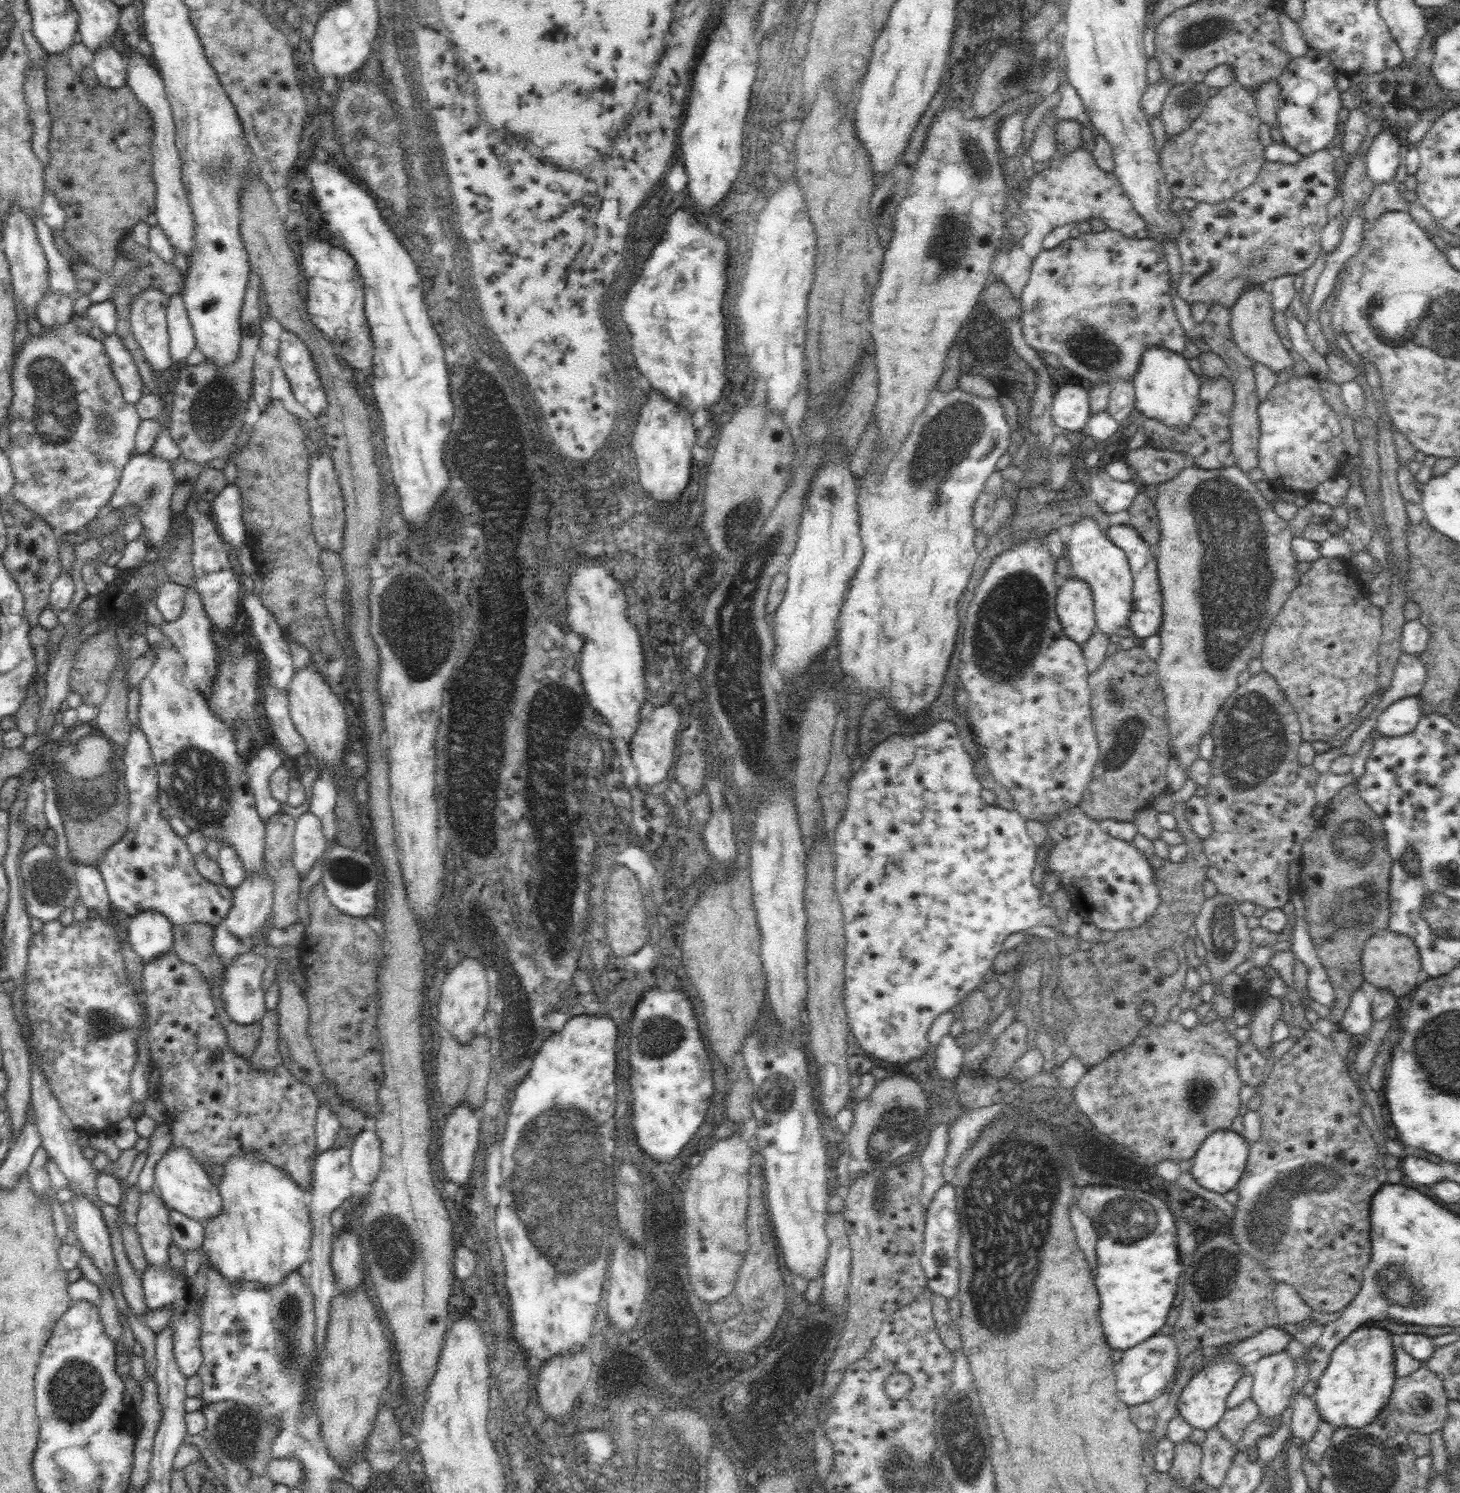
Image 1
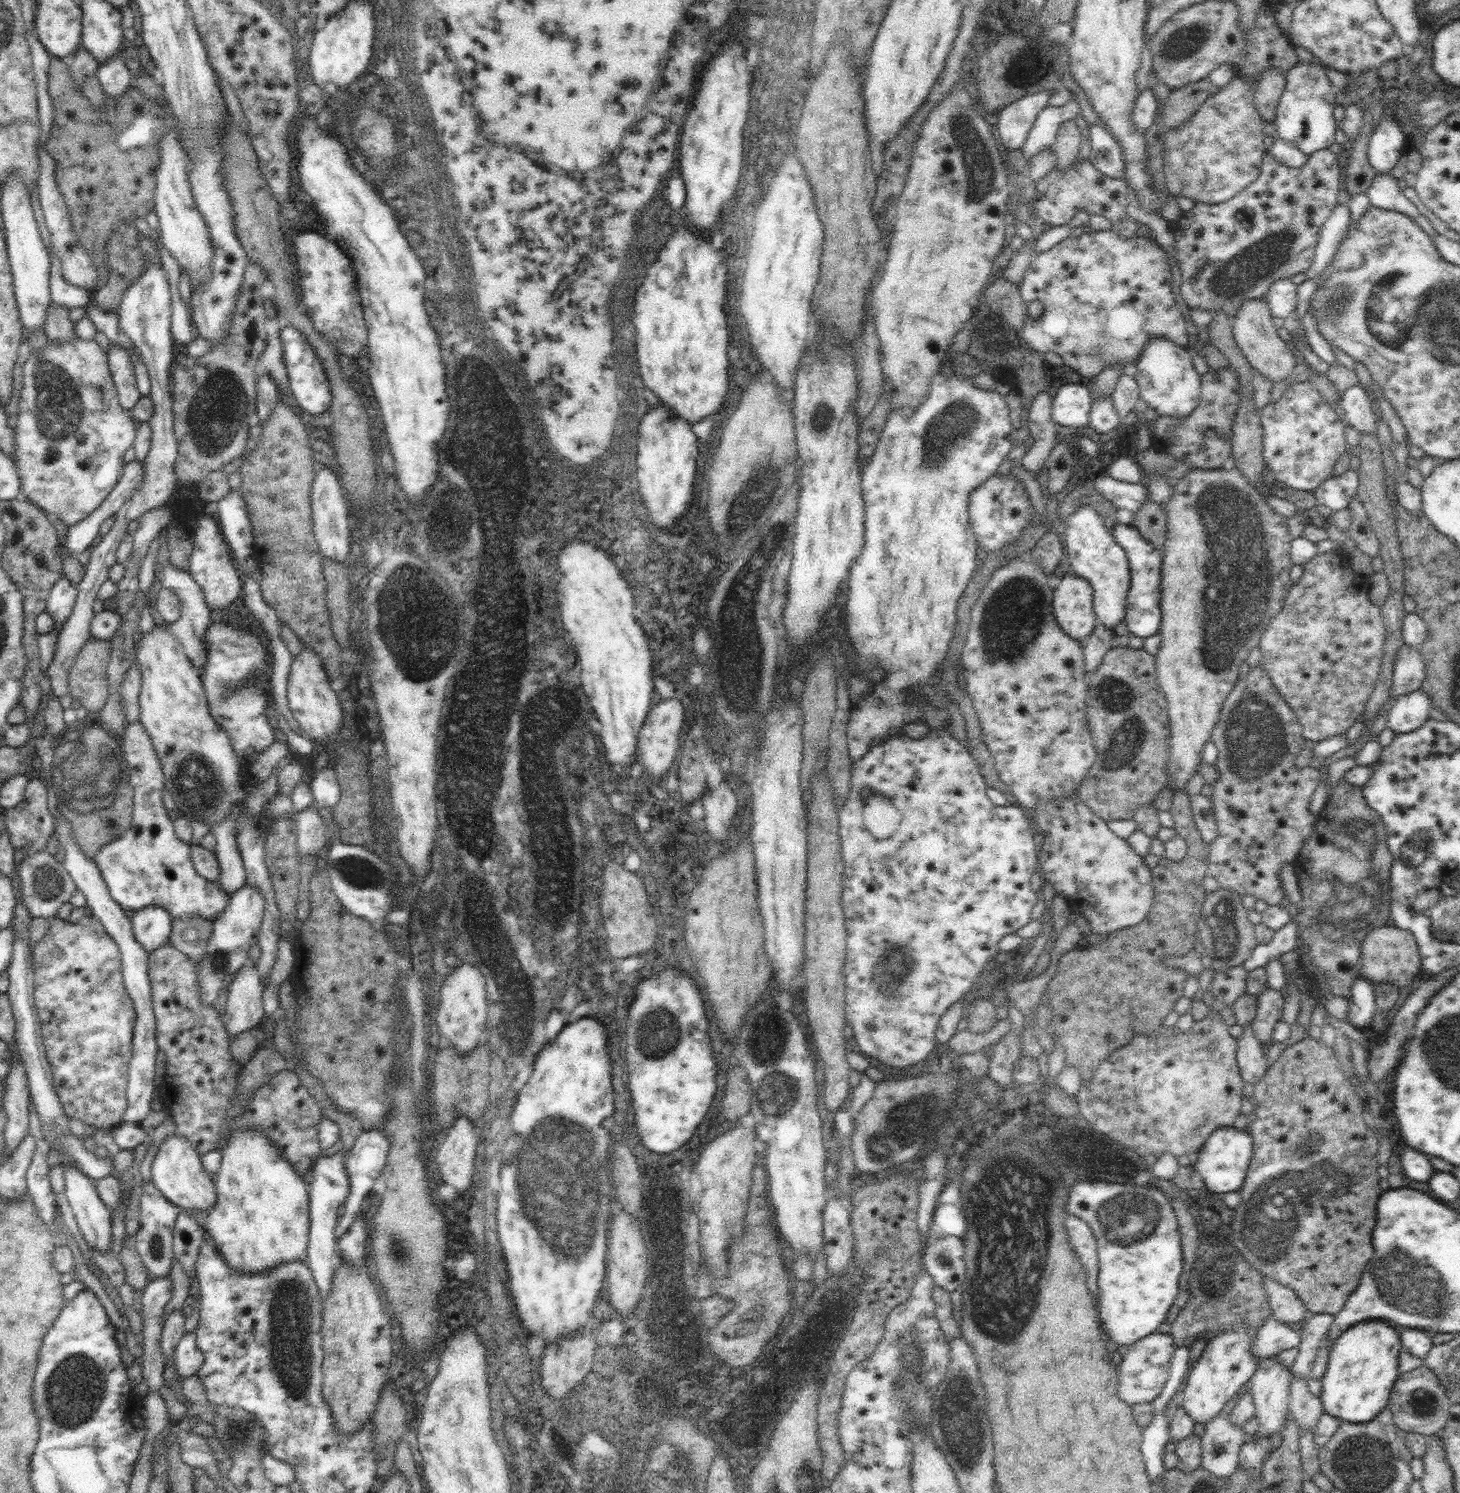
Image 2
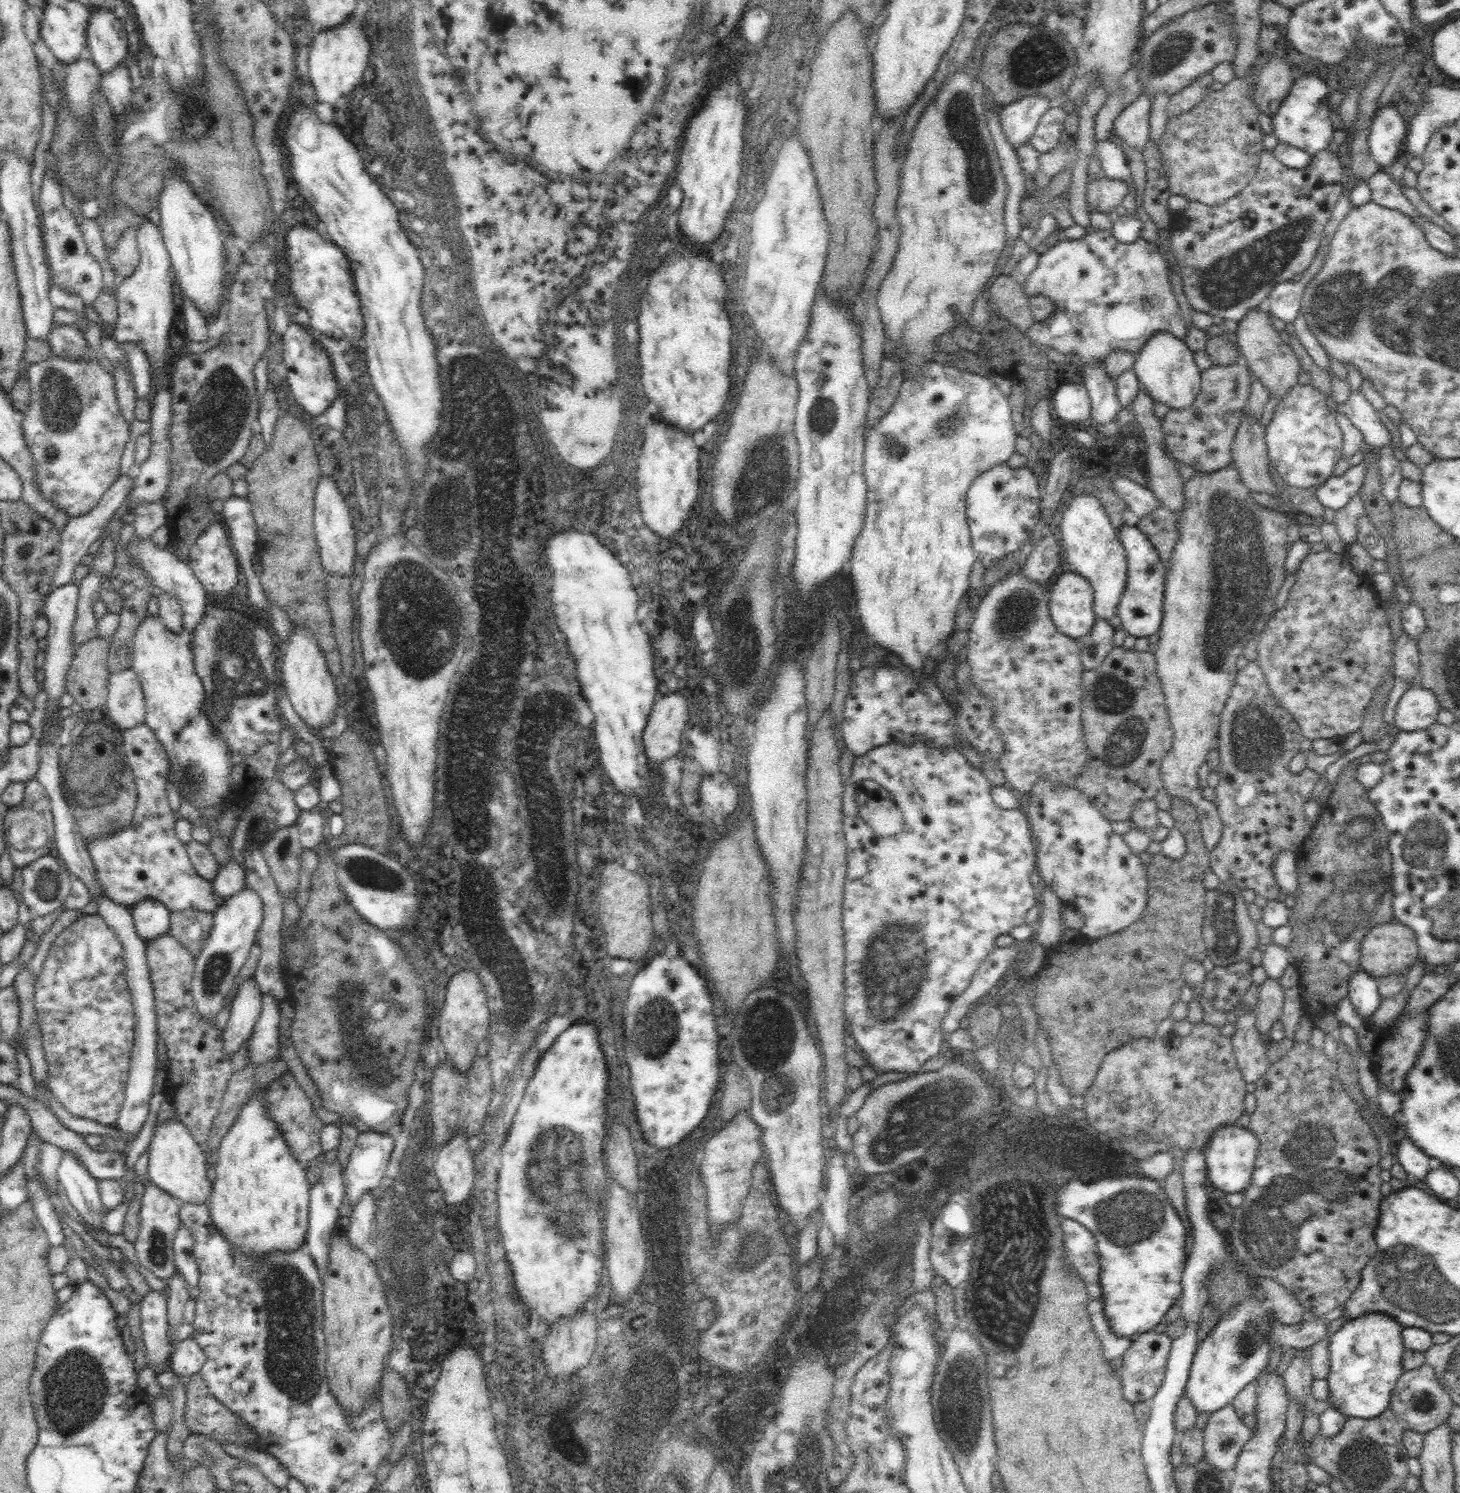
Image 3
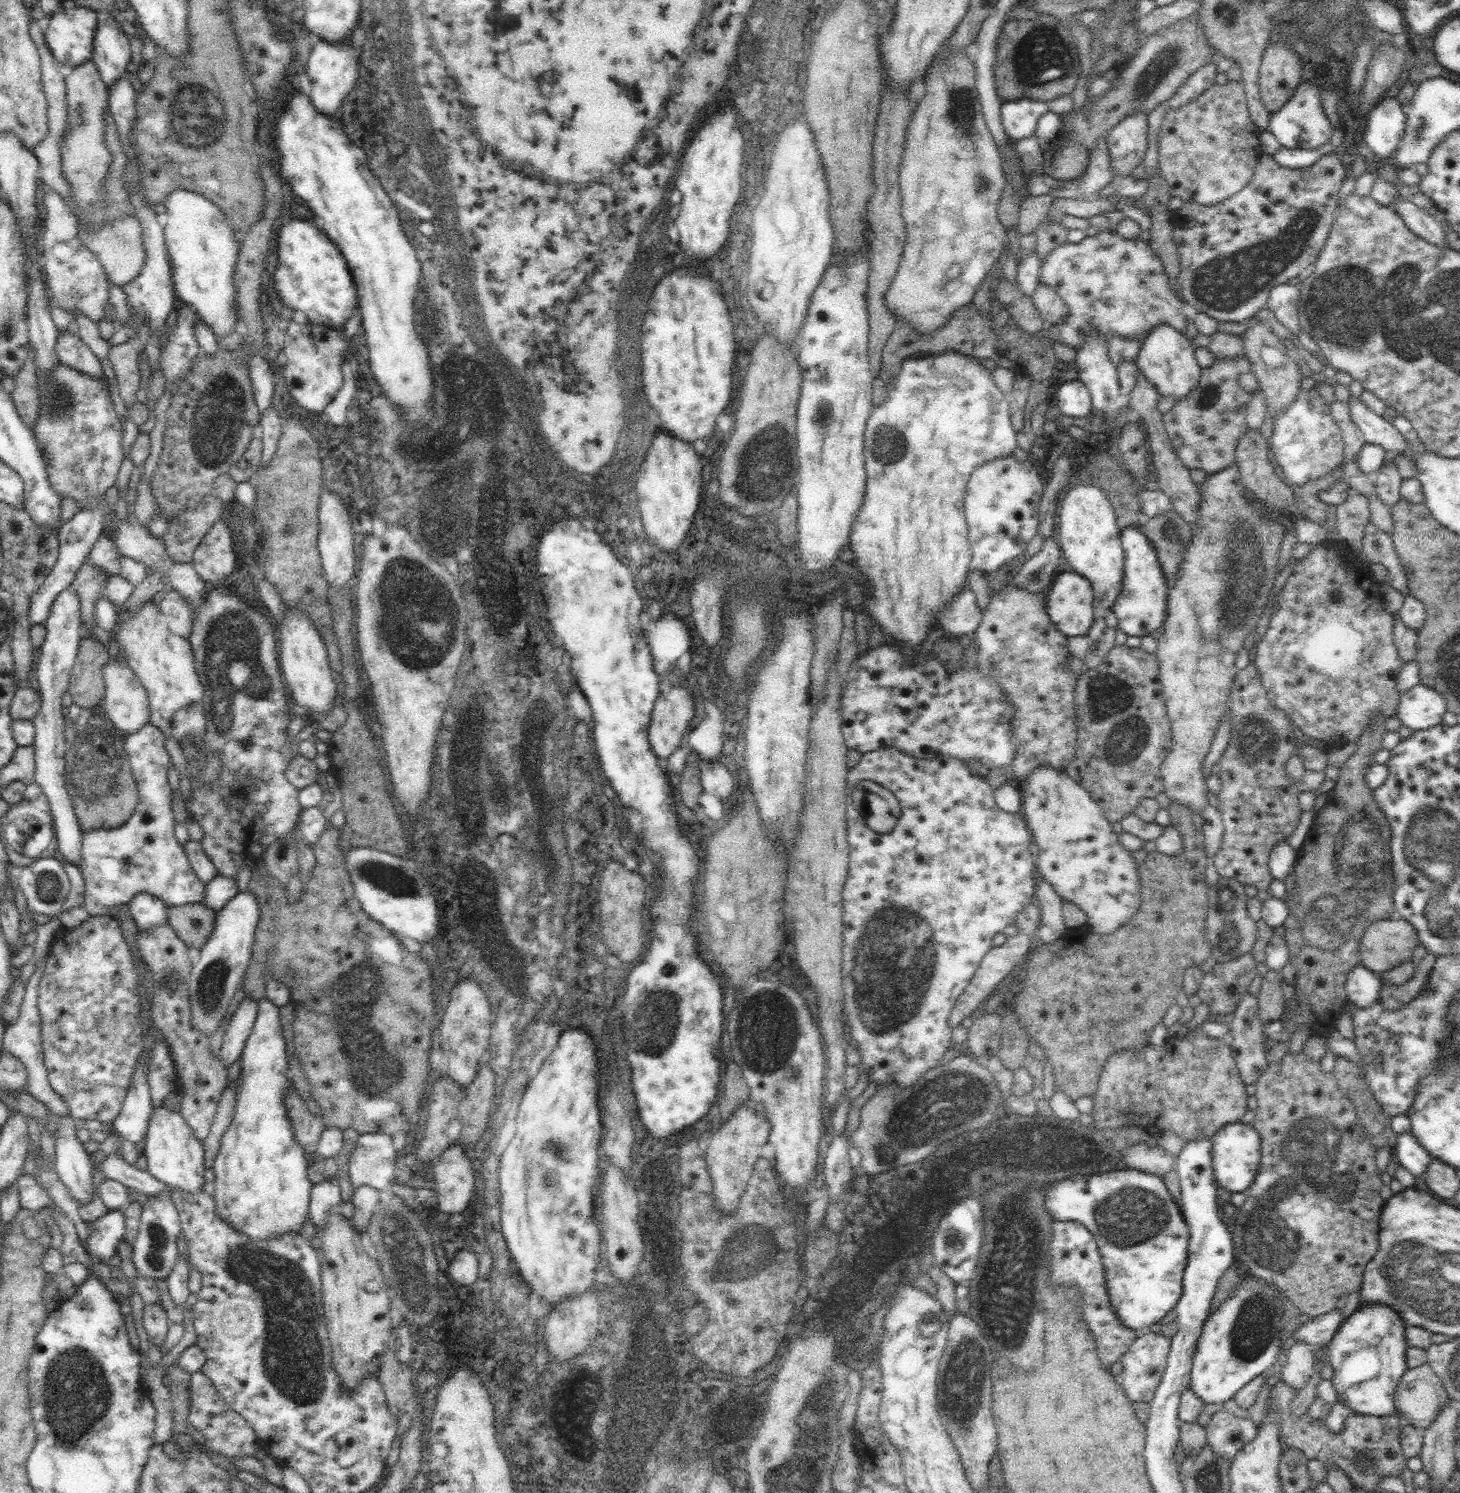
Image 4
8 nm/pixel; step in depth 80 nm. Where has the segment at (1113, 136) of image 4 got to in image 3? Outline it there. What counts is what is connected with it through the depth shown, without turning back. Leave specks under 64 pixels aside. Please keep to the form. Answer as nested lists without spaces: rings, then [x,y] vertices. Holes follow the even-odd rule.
[[[1138,95],[1114,121],[1113,129],[1124,144],[1143,152],[1145,144],[1150,140],[1150,95]]]

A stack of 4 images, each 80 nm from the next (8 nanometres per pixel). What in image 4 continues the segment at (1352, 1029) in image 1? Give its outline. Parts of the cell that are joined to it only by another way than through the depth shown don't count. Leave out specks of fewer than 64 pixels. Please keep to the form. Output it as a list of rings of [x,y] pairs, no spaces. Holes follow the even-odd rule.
[[[1361,962],[1347,976],[1345,989],[1349,1001],[1359,1008],[1370,1008],[1380,999],[1382,976],[1368,970]]]

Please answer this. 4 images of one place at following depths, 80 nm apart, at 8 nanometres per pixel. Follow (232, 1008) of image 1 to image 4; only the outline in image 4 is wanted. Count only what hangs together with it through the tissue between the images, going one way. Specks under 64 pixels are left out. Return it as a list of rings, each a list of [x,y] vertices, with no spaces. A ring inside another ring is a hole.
[[[246,995],[236,1008],[227,1030],[224,1034],[224,1043],[219,1051],[219,1057],[227,1068],[234,1064],[237,1058],[241,1058],[243,1048],[252,1032],[256,1016],[258,1014],[258,1003],[252,997]]]

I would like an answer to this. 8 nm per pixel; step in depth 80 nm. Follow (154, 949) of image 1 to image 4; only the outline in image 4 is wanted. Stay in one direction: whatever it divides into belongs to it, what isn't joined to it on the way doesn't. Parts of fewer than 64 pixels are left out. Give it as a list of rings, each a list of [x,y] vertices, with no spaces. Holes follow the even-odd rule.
[[[139,892],[129,905],[128,910],[136,922],[137,930],[155,929],[169,922],[167,905],[157,896]]]

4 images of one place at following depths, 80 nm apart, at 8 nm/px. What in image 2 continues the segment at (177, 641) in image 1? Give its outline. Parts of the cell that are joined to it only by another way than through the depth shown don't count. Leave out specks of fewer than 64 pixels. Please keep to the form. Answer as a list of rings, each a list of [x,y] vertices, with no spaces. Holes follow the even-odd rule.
[[[171,562],[162,565],[160,573],[156,570],[156,577],[160,577],[162,589],[172,589],[178,595],[178,598],[180,599],[181,615],[176,622],[168,624],[162,616],[160,616],[160,612],[158,612],[156,606],[150,607],[150,614],[155,619],[154,622],[156,626],[168,629],[180,641],[181,646],[184,647],[186,656],[190,659],[195,671],[200,675],[203,673],[207,663],[205,634],[208,627],[211,625],[210,618],[212,618],[212,616],[210,616],[211,608],[205,601],[202,587],[192,578],[190,572],[177,568],[177,566],[174,566]]]

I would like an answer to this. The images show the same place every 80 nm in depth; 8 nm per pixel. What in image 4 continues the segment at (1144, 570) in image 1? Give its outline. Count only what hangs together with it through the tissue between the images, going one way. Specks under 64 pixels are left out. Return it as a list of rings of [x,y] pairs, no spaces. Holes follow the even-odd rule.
[[[1139,527],[1121,529],[1121,543],[1125,552],[1123,587],[1111,608],[1118,618],[1118,628],[1130,636],[1148,636],[1166,620],[1167,594],[1170,584],[1162,570],[1158,552]]]

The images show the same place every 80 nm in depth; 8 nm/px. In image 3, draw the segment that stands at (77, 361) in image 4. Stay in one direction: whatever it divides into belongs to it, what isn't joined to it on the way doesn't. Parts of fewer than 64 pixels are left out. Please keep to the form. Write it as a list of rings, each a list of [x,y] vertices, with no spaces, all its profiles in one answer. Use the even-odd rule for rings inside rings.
[[[54,323],[48,341],[54,355],[83,359],[90,352],[84,335],[76,325]]]

